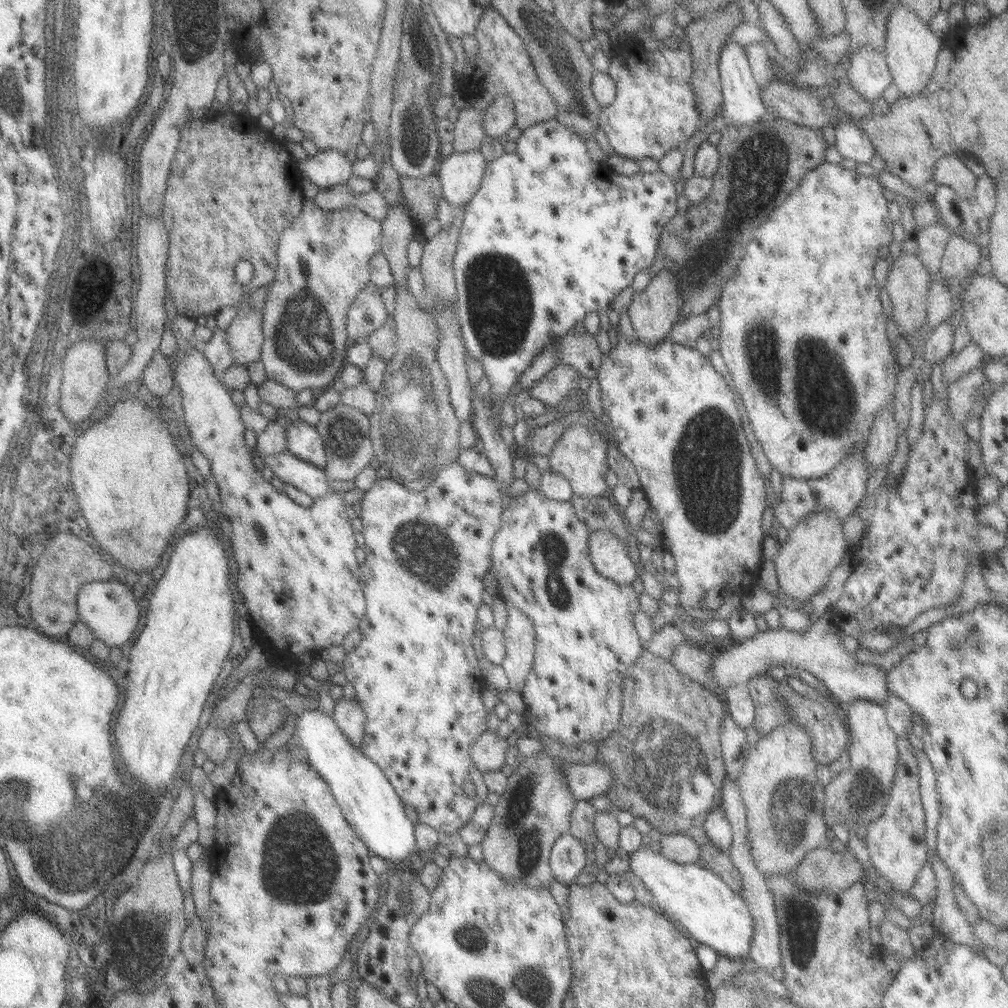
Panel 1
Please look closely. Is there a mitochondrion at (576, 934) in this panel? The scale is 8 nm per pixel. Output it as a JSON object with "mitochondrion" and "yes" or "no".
{"mitochondrion":"no"}

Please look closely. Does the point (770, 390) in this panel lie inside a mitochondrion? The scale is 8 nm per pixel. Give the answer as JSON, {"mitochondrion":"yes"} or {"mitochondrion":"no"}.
{"mitochondrion":"yes"}

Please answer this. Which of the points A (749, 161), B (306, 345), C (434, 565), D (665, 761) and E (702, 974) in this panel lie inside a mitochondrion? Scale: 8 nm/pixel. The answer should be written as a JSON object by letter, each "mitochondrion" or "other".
{"A":"mitochondrion","B":"mitochondrion","C":"mitochondrion","D":"mitochondrion","E":"other"}

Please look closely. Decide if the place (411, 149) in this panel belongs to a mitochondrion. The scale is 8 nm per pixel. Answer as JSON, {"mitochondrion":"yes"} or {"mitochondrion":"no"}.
{"mitochondrion":"no"}

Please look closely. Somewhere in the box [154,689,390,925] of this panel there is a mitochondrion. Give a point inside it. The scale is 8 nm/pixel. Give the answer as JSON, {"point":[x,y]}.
{"point":[299,866]}

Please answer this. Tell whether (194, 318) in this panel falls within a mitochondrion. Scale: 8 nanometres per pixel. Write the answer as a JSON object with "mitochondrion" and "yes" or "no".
{"mitochondrion":"no"}

